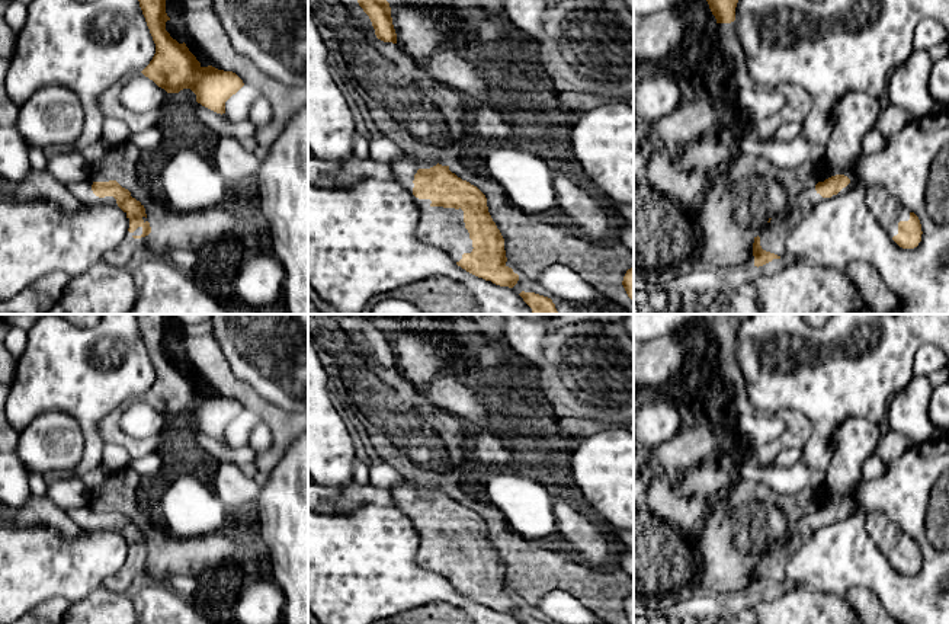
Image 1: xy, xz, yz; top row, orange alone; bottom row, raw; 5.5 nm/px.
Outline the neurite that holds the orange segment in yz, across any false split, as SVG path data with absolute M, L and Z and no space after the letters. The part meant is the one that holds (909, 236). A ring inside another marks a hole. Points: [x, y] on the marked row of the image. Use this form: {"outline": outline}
{"outline": "M873 188L866 193L871 212L881 221L887 234L902 249L914 249L921 241L918 217L901 205L887 189Z"}

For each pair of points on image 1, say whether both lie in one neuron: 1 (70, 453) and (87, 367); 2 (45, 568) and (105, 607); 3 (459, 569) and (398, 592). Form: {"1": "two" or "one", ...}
{"1": "two", "2": "two", "3": "two"}

